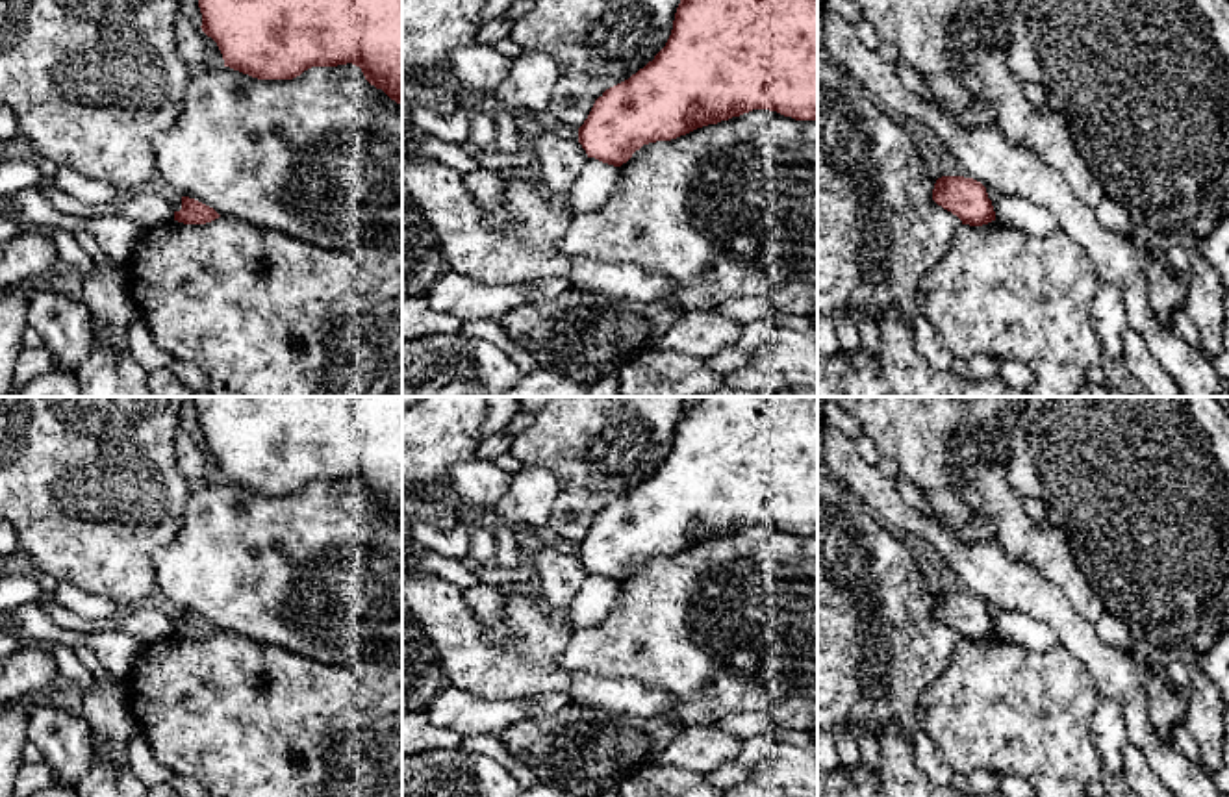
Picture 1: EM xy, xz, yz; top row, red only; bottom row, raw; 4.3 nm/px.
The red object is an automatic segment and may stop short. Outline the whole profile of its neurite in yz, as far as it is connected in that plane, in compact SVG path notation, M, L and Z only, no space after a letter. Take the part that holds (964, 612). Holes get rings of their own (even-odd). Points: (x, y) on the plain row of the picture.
M938 593L932 604L932 615L957 630L962 639L982 641L995 636L995 626L986 602L973 593Z

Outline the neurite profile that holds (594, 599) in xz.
M588 573L567 610L567 632L599 625L612 610L617 582Z

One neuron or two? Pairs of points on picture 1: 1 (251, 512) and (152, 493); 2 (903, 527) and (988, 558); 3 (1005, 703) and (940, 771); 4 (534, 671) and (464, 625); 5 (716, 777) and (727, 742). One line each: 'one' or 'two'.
1: two
2: one
3: two
4: one
5: two

